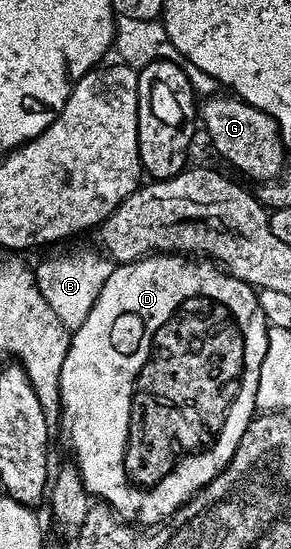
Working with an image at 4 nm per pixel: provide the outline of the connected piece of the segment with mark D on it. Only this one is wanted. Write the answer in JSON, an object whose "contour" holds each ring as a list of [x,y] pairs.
{"contour":[[[180,253],[147,255],[143,259],[114,266],[111,277],[107,277],[107,285],[99,289],[99,297],[95,297],[95,305],[91,305],[91,313],[87,313],[87,321],[72,332],[69,340],[71,369],[59,373],[61,419],[86,491],[94,500],[110,507],[118,519],[145,529],[164,524],[192,495],[202,491],[229,464],[235,449],[239,449],[239,441],[258,410],[259,369],[267,353],[270,328],[261,312],[257,294],[250,283],[239,281],[204,257],[186,257]]]}

